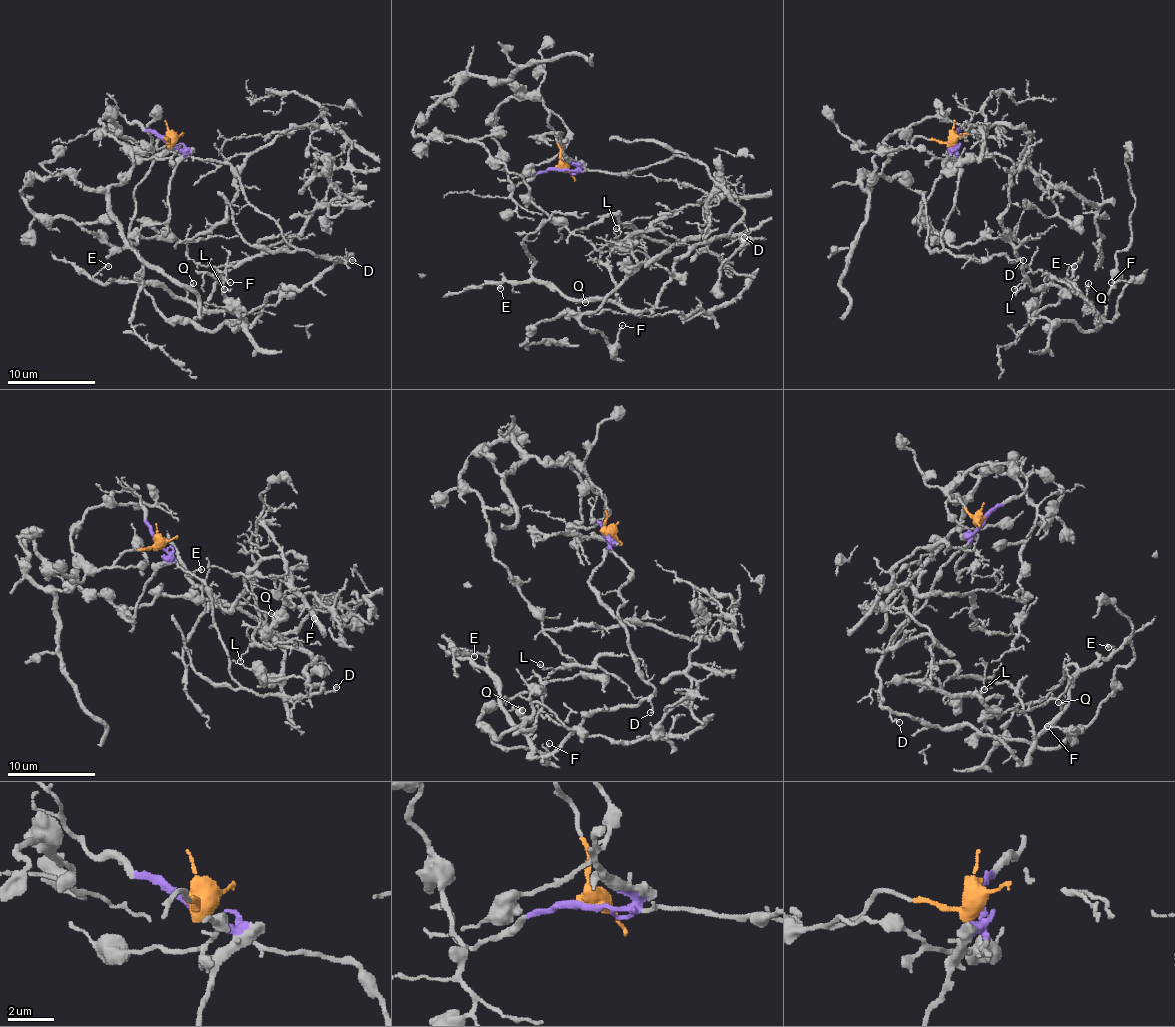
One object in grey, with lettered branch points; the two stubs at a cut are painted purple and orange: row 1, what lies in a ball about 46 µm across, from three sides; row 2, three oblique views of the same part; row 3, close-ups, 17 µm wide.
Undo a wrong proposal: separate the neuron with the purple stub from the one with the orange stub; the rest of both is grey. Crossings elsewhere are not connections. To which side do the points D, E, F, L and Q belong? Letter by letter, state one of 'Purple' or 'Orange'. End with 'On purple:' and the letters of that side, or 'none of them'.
D: Purple
E: Purple
F: Purple
L: Purple
Q: Purple
On purple: D, E, F, L, Q

